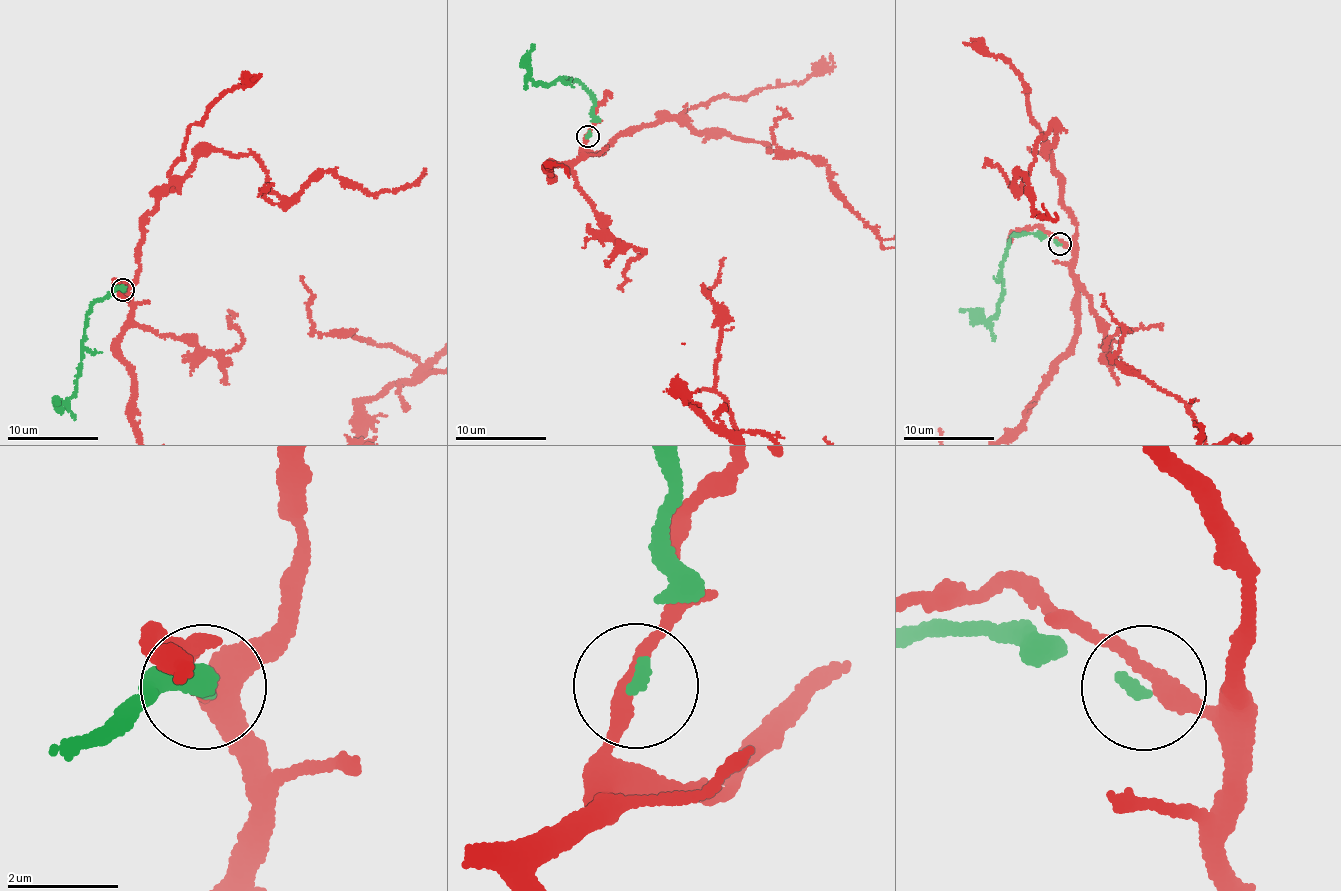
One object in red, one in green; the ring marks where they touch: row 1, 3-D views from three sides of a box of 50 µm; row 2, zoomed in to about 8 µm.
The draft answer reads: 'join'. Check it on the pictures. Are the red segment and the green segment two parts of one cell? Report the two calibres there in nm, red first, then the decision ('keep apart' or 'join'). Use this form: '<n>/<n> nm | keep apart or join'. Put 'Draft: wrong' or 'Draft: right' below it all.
280/180 nm | keep apart
Draft: wrong

